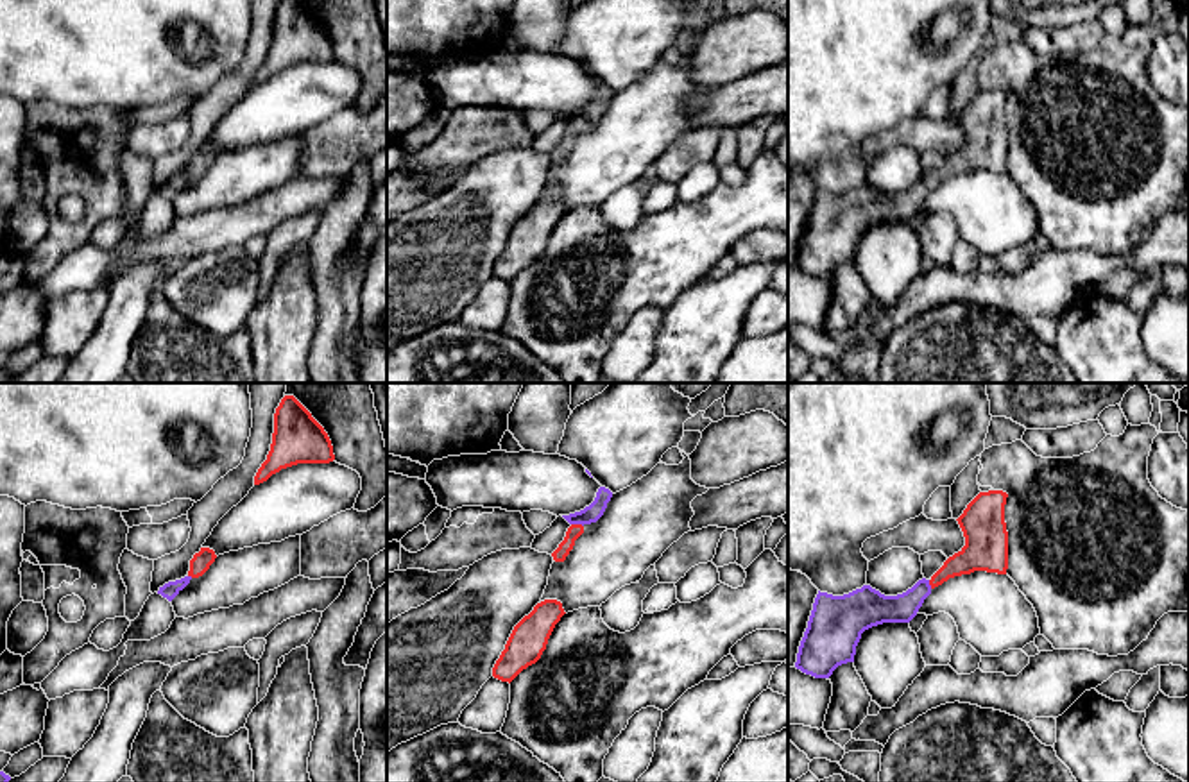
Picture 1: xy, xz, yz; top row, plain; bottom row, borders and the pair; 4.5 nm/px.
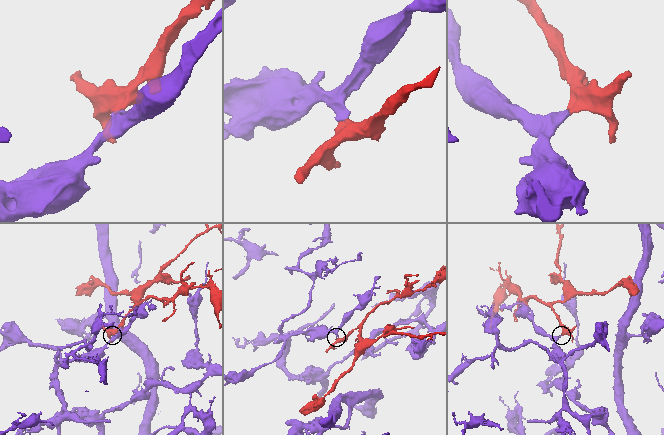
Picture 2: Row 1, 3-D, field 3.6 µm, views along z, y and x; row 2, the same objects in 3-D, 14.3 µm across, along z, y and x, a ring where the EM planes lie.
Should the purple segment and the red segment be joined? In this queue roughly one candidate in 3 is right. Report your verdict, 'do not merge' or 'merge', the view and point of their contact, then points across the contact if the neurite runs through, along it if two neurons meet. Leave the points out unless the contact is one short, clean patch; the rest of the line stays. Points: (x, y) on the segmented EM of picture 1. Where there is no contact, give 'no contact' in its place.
merge; contact xz (577, 523); way xz (595, 510), (577, 523), (573, 532)

